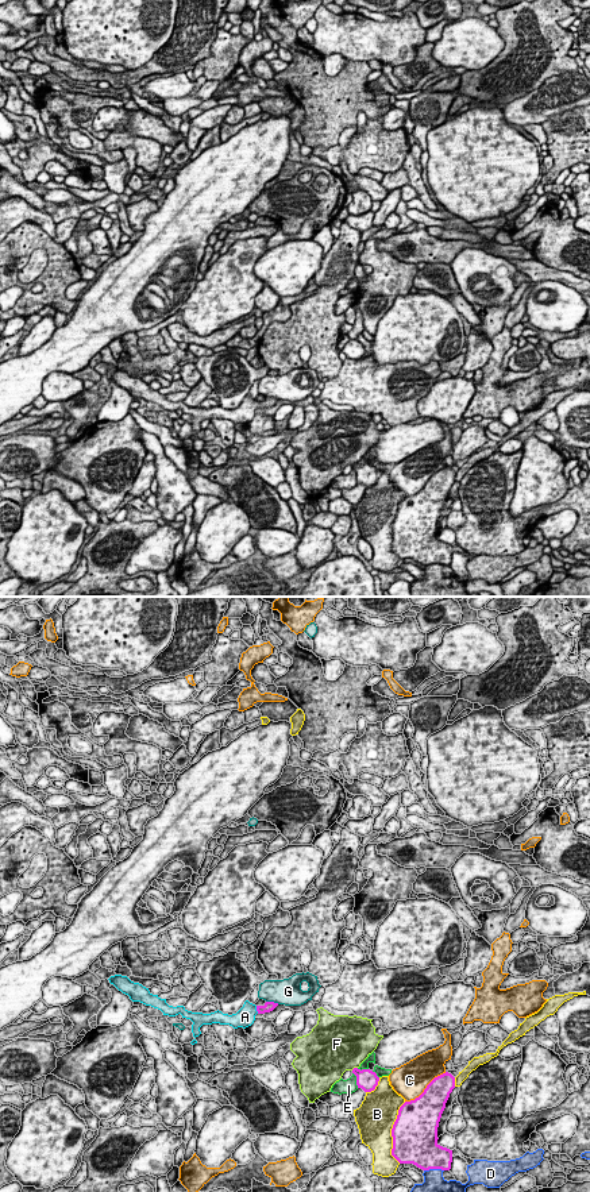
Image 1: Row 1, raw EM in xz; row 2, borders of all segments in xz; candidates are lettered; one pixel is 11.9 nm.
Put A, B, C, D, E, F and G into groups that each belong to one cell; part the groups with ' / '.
A / B / C / D / E / F / G

